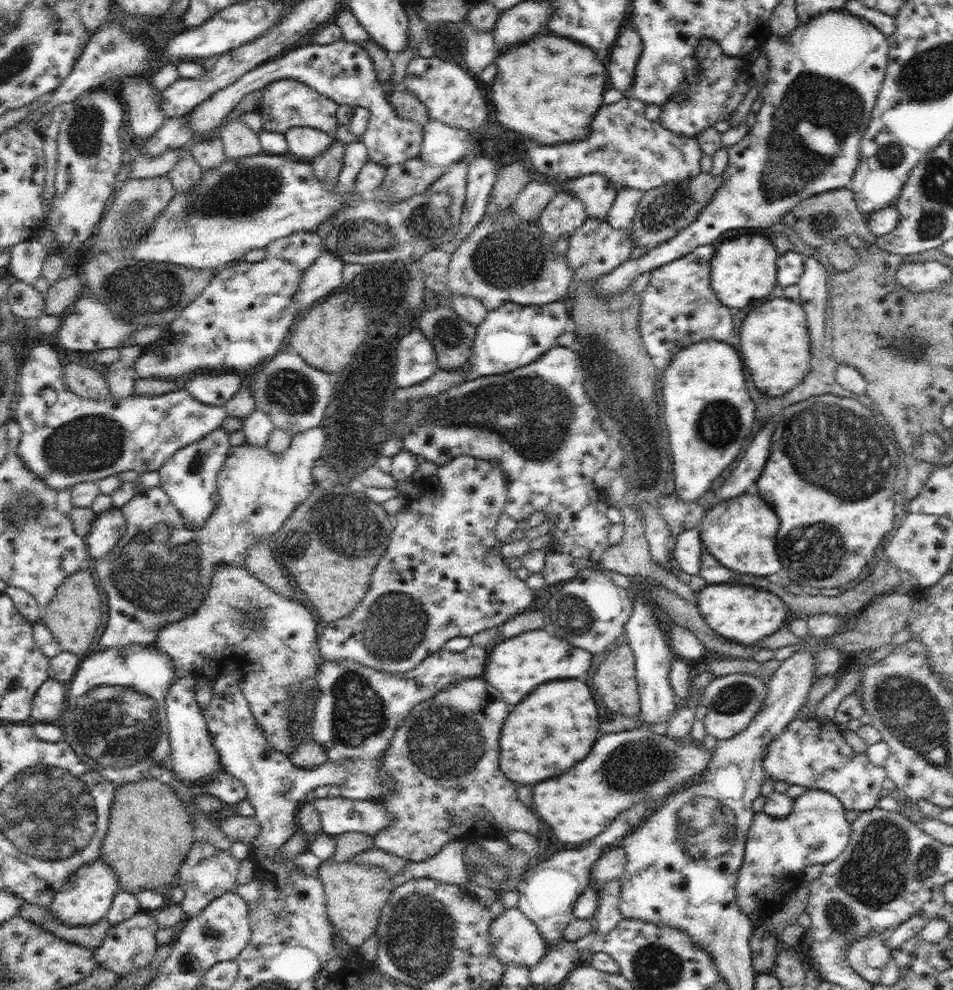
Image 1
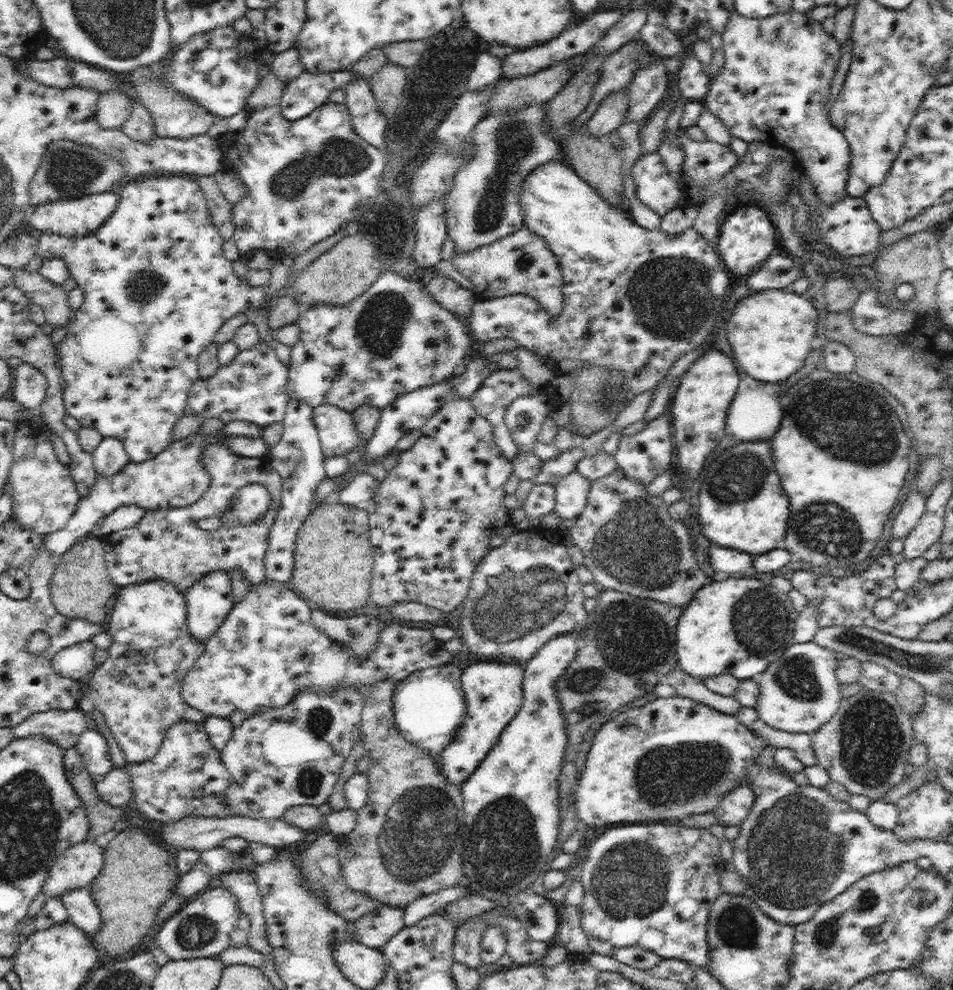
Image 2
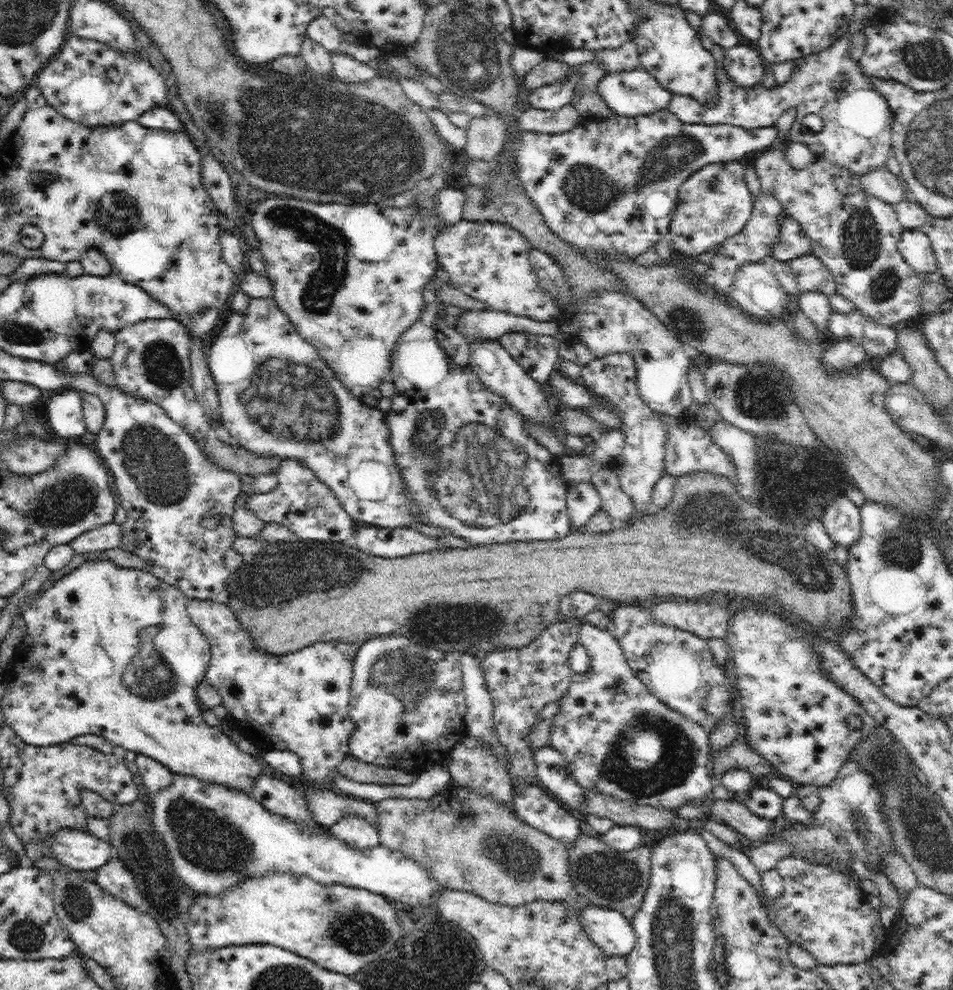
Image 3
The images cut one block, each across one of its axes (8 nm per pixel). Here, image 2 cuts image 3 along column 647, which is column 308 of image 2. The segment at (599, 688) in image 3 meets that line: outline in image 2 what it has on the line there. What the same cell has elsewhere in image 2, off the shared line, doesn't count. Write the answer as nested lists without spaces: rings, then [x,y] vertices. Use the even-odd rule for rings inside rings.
[[[337,686],[330,695],[308,688],[282,707],[266,709],[243,720],[233,729],[228,744],[221,750],[221,760],[232,778],[224,791],[228,808],[236,816],[272,820],[282,819],[284,812],[293,806],[326,803],[338,782],[344,762],[361,736],[362,707],[363,697],[356,686]]]

